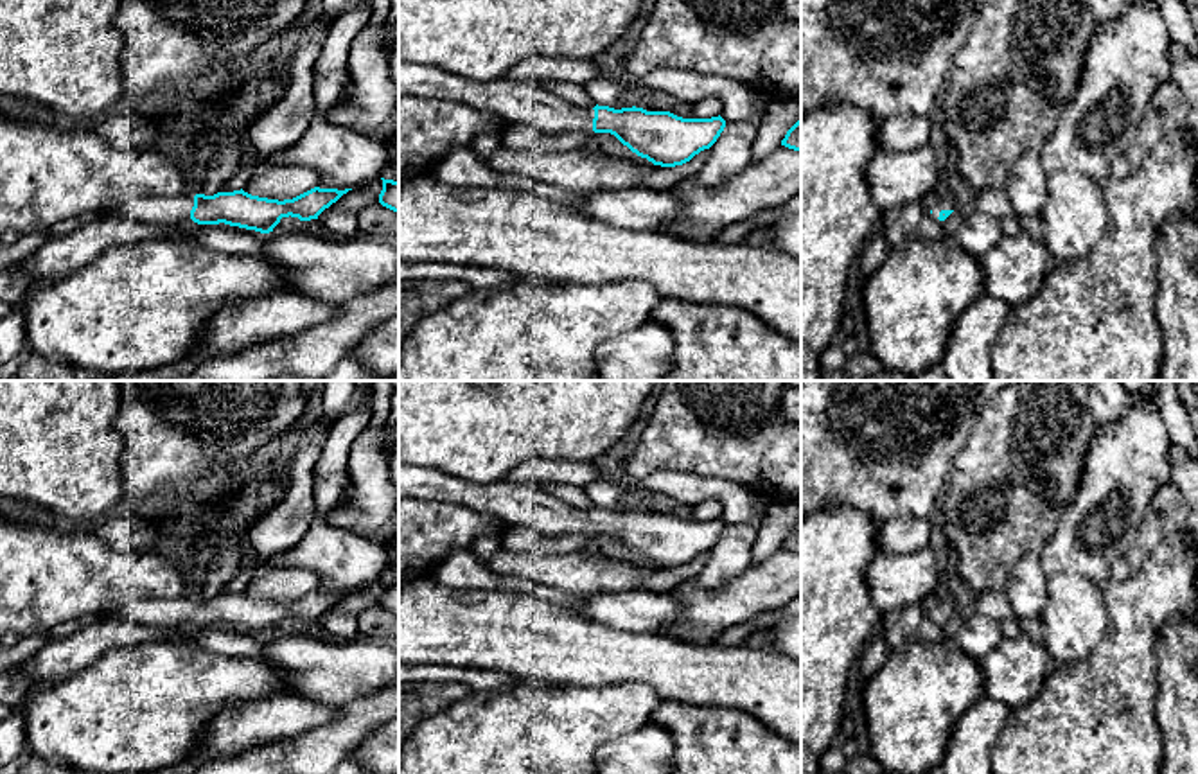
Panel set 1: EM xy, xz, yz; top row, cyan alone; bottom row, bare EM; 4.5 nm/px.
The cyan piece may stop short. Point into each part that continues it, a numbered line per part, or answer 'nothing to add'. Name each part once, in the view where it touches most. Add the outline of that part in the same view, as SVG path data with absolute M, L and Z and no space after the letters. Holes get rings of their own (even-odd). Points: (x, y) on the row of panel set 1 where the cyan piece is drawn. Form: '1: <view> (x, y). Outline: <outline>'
1: xy (157, 209). Outline: M194 194L137 198L117 208L119 214L135 217L151 224L180 224L190 219Z

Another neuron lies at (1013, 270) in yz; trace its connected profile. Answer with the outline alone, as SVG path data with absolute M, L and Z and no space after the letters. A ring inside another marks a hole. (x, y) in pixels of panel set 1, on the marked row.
M1026 232L1002 235L979 259L984 293L1009 307L1020 307L1038 293L1054 262L1045 242Z

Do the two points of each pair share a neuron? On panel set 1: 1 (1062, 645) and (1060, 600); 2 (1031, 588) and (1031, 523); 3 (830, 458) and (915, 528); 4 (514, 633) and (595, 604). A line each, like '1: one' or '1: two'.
1: one
2: two
3: two
4: two

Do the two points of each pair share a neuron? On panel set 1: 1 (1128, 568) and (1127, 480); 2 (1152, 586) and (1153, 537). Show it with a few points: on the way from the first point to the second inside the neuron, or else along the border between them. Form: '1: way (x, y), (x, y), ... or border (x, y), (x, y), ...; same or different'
1: border (1121, 555), (1112, 564), (1109, 577); different
2: border (1179, 532), (1166, 537), (1148, 555); different

